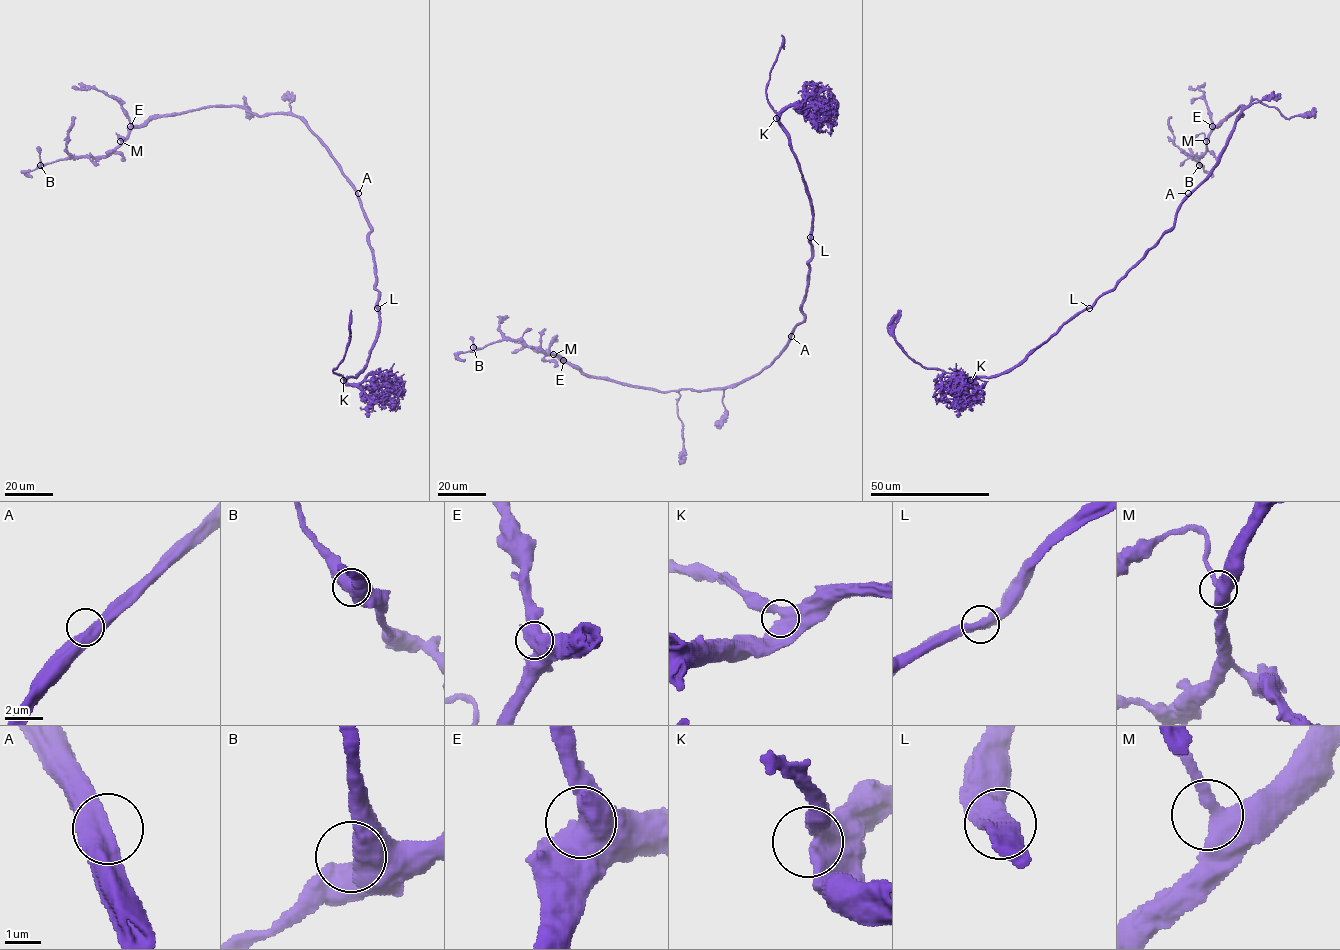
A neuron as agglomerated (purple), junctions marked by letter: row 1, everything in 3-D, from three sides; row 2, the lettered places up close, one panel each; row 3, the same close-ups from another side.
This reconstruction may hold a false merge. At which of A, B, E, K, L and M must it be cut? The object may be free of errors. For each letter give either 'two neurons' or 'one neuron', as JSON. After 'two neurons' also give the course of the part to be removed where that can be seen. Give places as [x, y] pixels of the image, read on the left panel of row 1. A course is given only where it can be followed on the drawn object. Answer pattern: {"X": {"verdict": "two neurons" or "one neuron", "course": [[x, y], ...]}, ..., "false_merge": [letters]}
{"A": {"verdict": "one neuron"}, "B": {"verdict": "one neuron"}, "E": {"verdict": "one neuron"}, "K": {"verdict": "one neuron"}, "L": {"verdict": "one neuron"}, "M": {"verdict": "one neuron"}, "false_merge": []}

